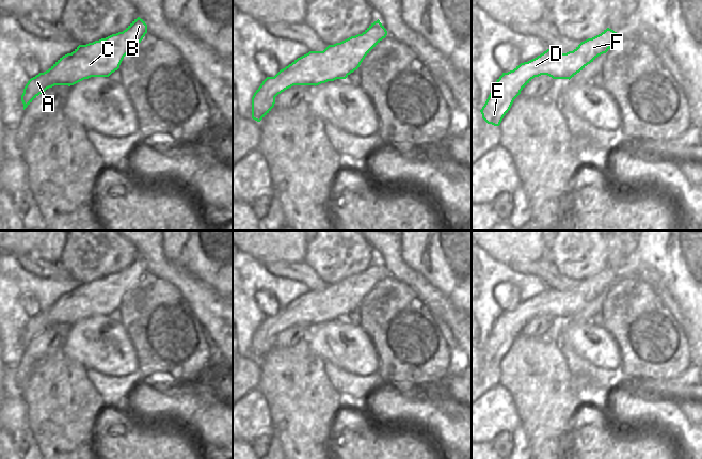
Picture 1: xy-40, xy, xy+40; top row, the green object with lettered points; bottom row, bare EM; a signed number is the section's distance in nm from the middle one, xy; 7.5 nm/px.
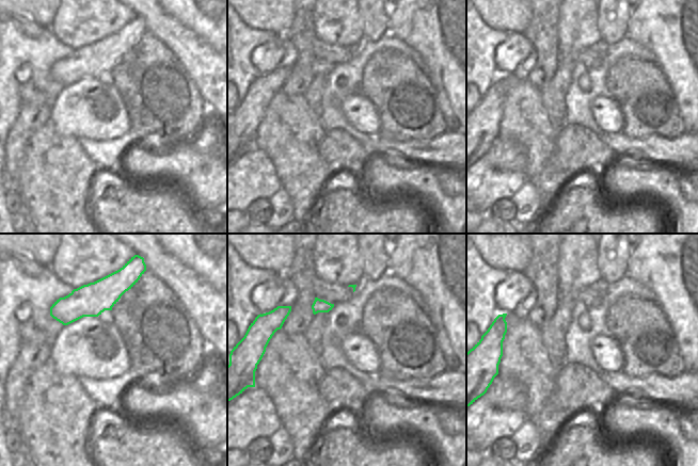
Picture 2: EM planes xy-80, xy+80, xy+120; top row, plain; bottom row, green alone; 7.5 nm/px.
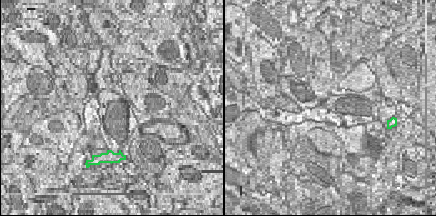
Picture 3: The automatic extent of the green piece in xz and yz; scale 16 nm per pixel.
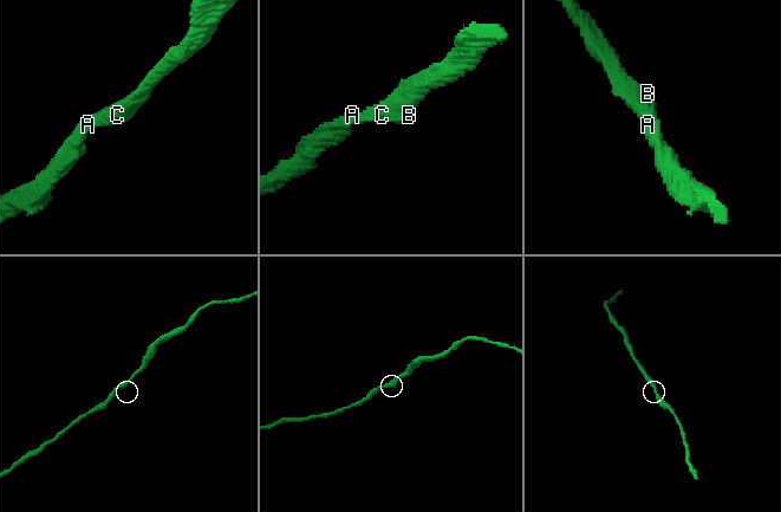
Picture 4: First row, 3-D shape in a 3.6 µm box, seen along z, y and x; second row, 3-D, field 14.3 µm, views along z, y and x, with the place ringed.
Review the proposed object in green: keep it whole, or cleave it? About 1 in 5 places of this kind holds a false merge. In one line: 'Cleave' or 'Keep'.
Keep

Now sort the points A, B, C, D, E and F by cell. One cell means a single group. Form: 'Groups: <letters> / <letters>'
Groups: A B C D E F

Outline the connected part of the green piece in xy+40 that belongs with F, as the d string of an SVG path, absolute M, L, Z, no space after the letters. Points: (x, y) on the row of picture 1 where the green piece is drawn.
M607 28L601 34L581 42L573 51L560 53L547 49L513 70L502 73L480 110L482 118L488 124L499 126L514 99L535 77L547 75L553 79L570 80L599 56L606 53L619 38L617 32Z

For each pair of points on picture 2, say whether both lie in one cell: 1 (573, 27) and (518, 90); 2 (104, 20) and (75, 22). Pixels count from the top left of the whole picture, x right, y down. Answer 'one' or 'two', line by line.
1: two
2: one

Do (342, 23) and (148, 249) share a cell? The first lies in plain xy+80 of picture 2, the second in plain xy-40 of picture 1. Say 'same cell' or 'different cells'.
different cells

